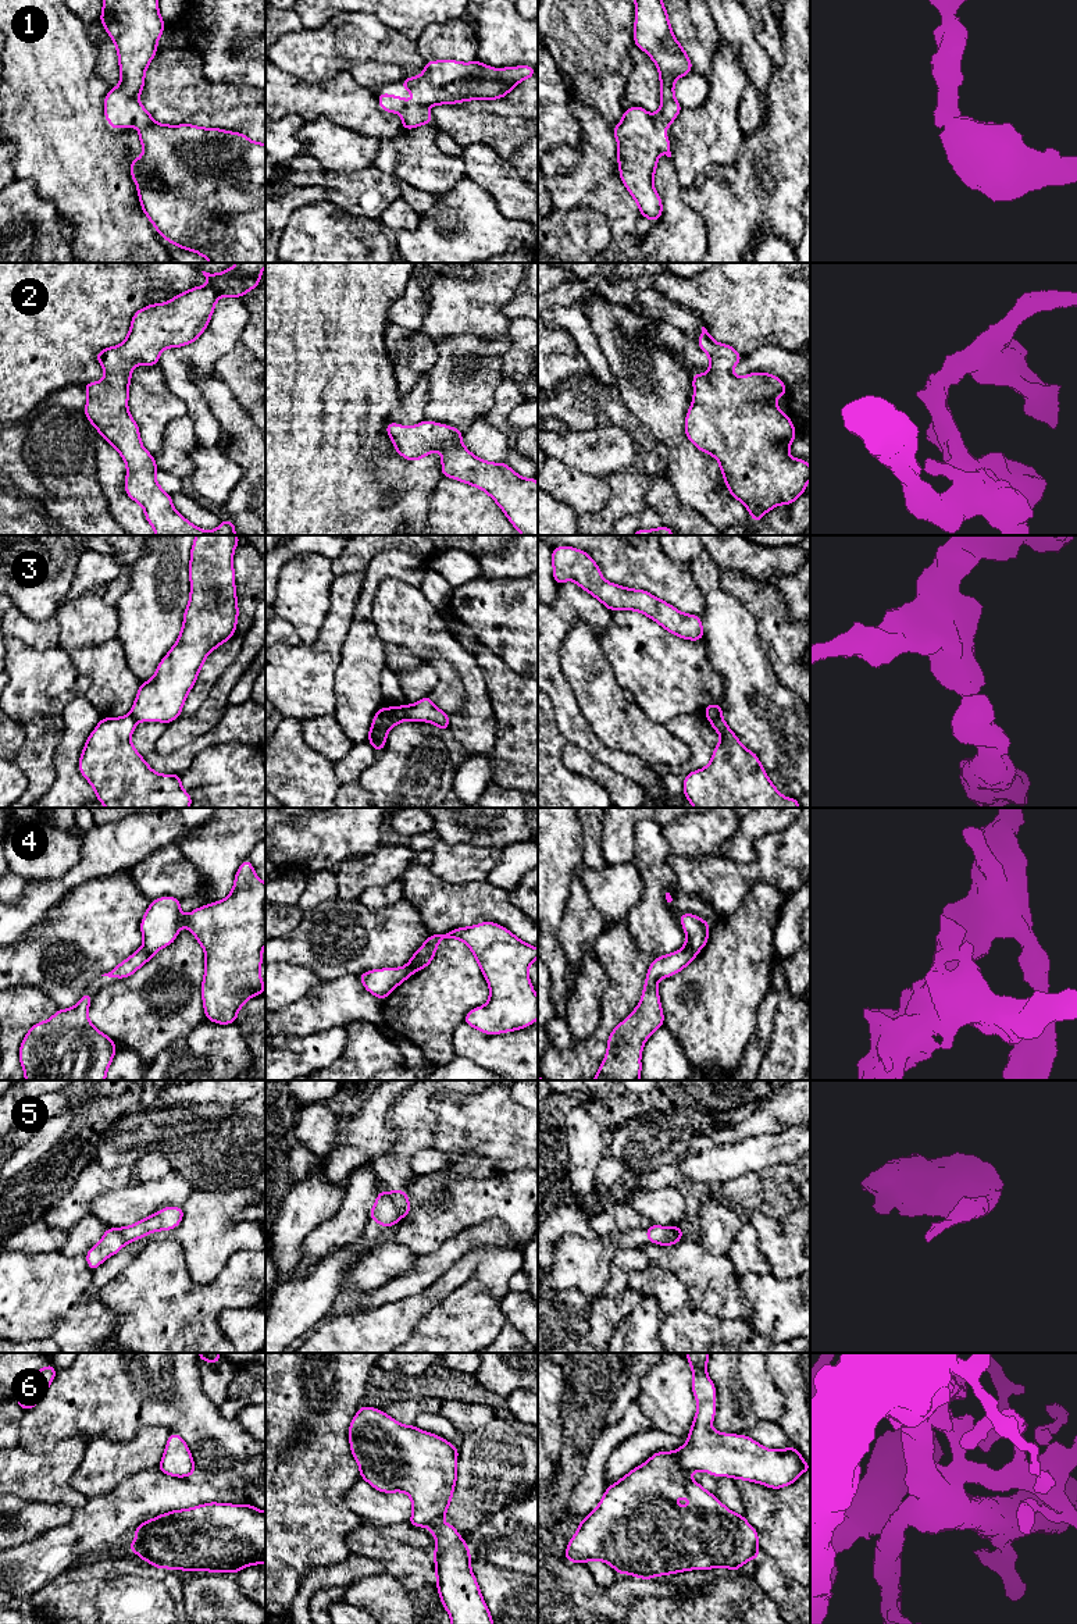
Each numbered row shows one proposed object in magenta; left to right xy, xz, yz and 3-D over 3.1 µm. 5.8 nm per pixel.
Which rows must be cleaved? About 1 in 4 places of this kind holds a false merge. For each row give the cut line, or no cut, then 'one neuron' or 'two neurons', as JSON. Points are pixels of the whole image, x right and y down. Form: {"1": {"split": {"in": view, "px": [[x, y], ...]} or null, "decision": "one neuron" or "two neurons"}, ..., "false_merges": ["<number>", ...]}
{"1": {"split": null, "decision": "one neuron"}, "2": {"split": null, "decision": "one neuron"}, "3": {"split": {"in": "xz", "px": [[400, 707], [407, 719]]}, "decision": "two neurons"}, "4": {"split": {"in": "xz", "px": [[417, 951], [414, 971]]}, "decision": "two neurons"}, "5": {"split": {"in": "xz", "px": [[389, 1193], [400, 1215]]}, "decision": "two neurons"}, "6": {"split": null, "decision": "one neuron"}, "false_merges": ["3", "4", "5"]}

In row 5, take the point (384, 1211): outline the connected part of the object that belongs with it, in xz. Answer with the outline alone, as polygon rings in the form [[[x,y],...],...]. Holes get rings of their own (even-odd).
[[[388,1190],[378,1193],[375,1204],[368,1217],[381,1226],[395,1226],[399,1222],[399,1210],[396,1208]]]

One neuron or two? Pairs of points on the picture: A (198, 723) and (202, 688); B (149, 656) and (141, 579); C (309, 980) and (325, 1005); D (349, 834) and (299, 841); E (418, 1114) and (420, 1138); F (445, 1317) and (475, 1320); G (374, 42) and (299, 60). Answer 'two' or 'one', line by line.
A: two
B: one
C: two
D: one
E: one
F: one
G: one

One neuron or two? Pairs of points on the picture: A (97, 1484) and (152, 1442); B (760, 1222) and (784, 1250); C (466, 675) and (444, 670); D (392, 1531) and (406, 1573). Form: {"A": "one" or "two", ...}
{"A": "one", "B": "one", "C": "two", "D": "two"}

